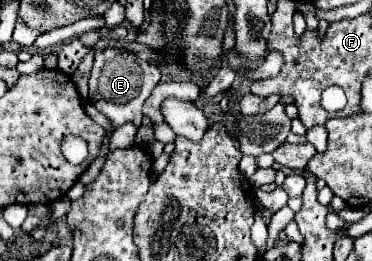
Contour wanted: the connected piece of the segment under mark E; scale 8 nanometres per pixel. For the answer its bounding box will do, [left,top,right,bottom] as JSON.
[88,48,160,156]

